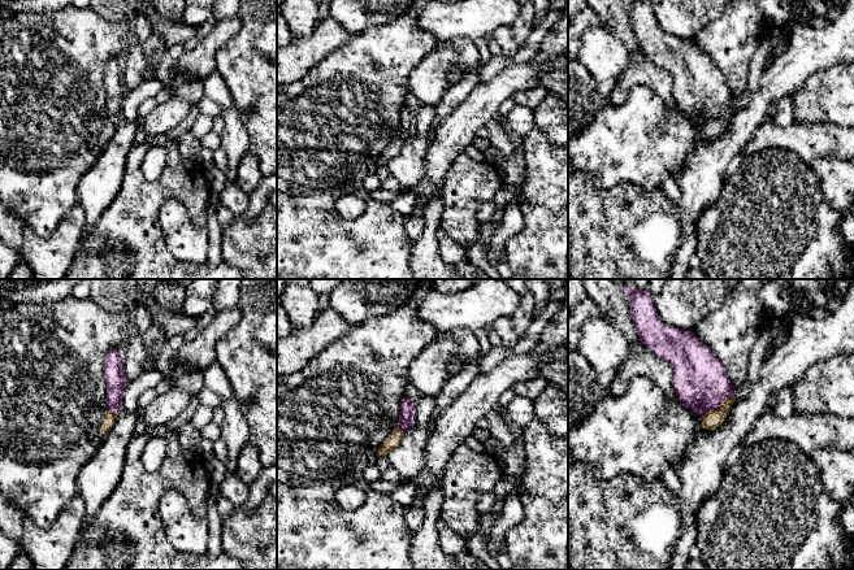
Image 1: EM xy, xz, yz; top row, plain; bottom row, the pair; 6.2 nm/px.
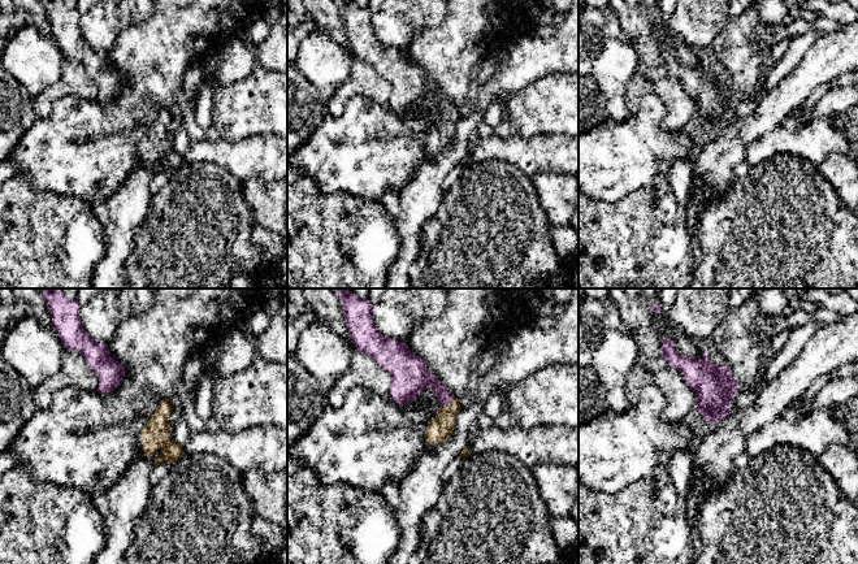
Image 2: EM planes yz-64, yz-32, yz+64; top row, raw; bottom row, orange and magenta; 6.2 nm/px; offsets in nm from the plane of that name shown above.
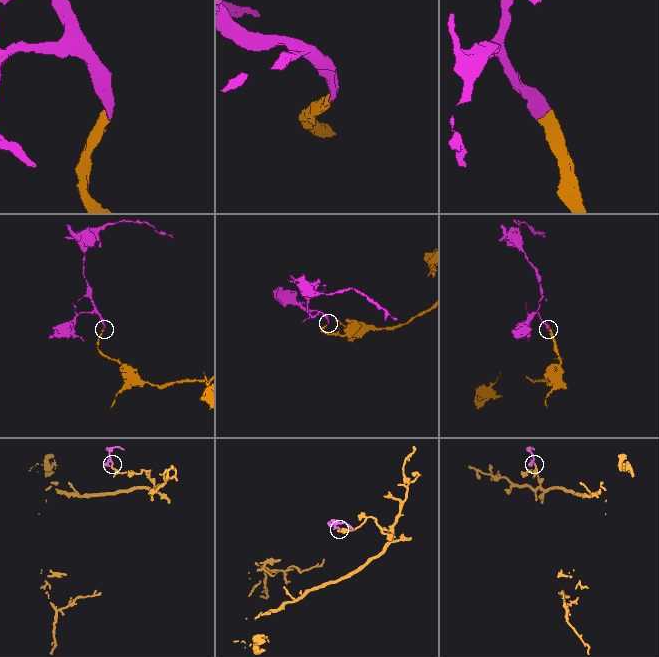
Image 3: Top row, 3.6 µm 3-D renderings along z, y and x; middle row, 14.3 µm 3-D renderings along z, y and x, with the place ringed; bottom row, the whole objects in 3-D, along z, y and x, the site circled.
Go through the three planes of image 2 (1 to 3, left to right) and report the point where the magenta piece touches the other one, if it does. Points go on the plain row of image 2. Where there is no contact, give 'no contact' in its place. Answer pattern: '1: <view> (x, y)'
1: no contact
2: yz-32 (451, 111)
3: no contact

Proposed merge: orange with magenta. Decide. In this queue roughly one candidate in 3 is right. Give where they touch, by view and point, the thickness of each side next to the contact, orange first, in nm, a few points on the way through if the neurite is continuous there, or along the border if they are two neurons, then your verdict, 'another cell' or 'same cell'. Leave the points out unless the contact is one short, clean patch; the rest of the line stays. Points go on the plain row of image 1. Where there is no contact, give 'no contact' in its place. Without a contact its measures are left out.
yz (719, 117) | 110/320 nm | across yz (712, 127), (712, 123), (719, 117), (699, 90) | same cell

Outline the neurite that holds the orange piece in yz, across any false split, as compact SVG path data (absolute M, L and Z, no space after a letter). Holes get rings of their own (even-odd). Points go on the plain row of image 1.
M649 0L627 5L641 52L672 75L677 108L701 126L703 138L723 134L736 106L720 70L692 40L663 32Z

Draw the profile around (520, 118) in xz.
M516 104L506 116L512 131L519 136L525 136L534 129L533 109Z

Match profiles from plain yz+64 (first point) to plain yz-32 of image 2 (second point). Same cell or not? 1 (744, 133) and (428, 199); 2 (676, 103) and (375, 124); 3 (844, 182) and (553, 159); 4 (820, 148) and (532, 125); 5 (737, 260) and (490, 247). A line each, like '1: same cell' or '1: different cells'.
1: same cell
2: different cells
3: different cells
4: different cells
5: same cell

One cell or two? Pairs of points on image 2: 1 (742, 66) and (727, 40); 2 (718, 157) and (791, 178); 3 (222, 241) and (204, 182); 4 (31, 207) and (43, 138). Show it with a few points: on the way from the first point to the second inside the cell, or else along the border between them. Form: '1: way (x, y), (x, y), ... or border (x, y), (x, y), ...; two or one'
1: way (742, 60), (733, 47); one
2: border (735, 177), (727, 191), (722, 195), (711, 196); two
3: way (208, 226), (204, 222), (204, 196); one
4: border (24, 173), (35, 190), (48, 190), (64, 195); two

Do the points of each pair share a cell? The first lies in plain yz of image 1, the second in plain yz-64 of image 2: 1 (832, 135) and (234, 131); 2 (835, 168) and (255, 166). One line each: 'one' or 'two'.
1: two
2: two

